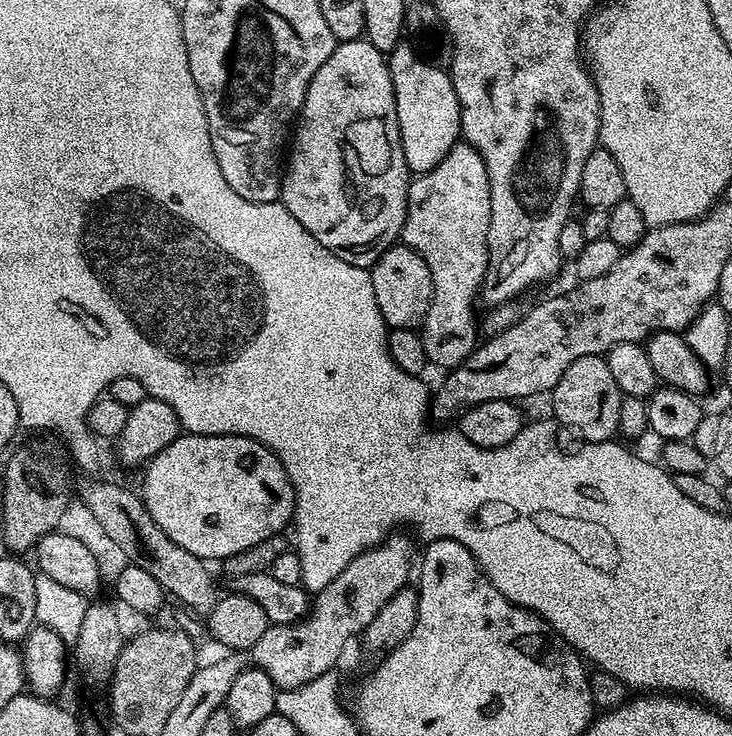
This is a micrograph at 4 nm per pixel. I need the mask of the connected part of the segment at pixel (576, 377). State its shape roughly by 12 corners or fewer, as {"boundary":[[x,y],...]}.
{"boundary":[[604,356],[552,389],[551,415],[581,441],[617,435],[621,390]]}

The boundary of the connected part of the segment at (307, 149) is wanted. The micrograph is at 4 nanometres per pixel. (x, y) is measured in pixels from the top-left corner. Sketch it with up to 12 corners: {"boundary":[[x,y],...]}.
{"boundary":[[341,40],[280,200],[350,266],[401,239],[410,173],[385,53]]}

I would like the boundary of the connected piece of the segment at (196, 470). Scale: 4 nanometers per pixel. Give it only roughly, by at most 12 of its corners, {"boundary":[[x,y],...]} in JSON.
{"boundary":[[182,434],[143,472],[170,542],[222,562],[296,492],[249,436]]}

